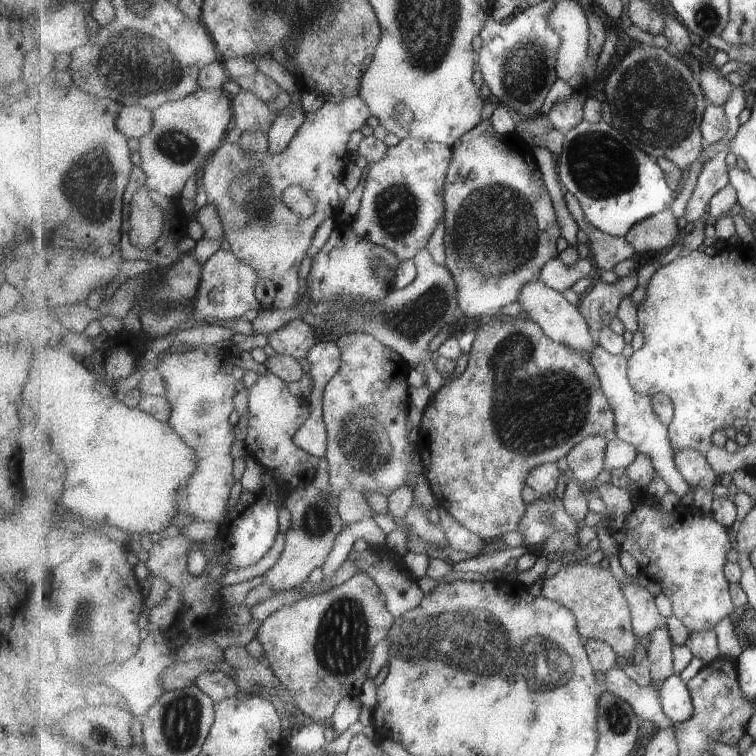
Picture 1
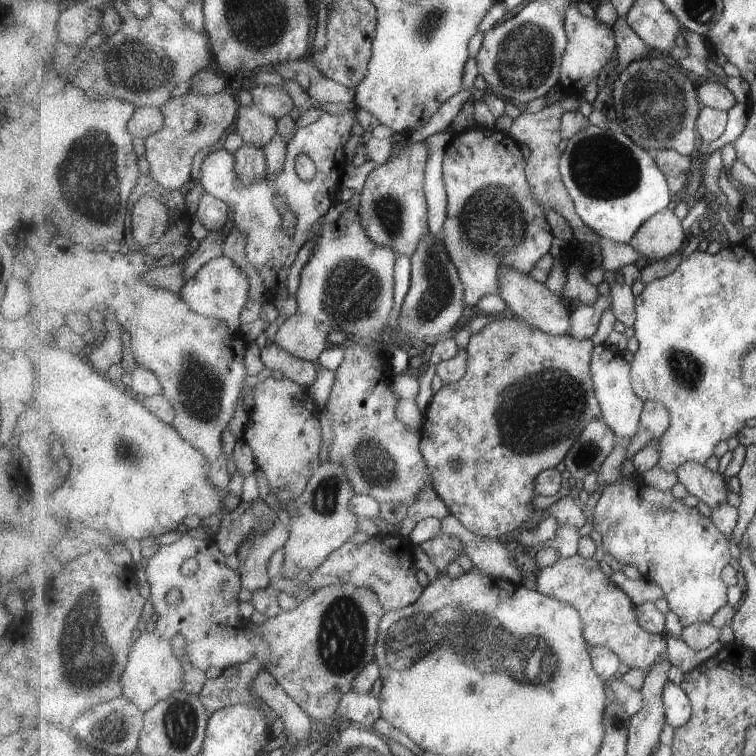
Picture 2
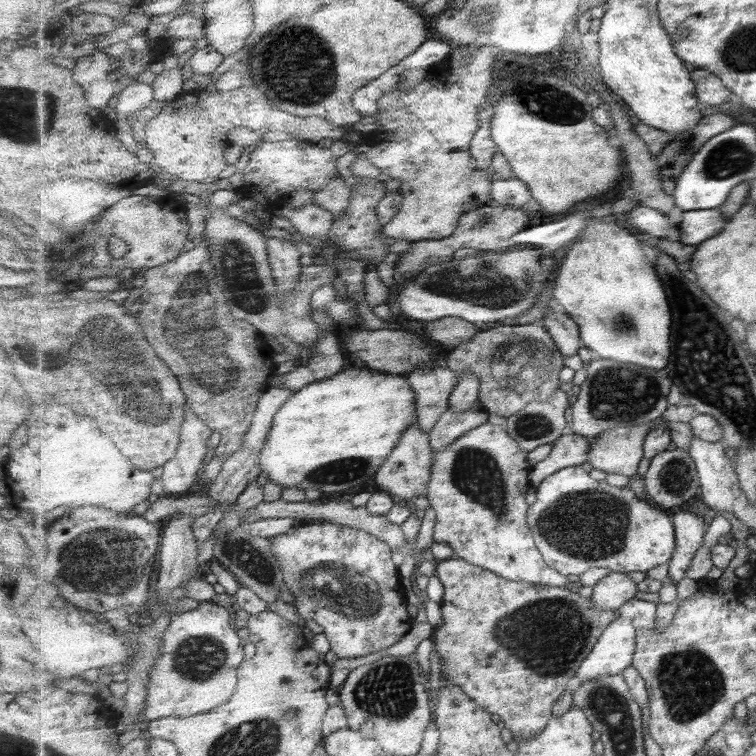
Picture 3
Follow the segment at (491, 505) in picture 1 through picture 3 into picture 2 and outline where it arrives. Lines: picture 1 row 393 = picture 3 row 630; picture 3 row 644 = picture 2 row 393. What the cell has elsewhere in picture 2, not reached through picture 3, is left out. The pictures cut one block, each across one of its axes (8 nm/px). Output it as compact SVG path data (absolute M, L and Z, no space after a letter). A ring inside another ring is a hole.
M508 313L505 314L502 320L493 320L493 322L487 324L478 333L470 337L466 346L468 350L467 374L459 382L444 384L432 395L431 402L424 412L423 427L419 431L421 434L420 449L425 460L428 461L428 467L434 480L433 490L449 508L450 513L460 518L471 532L485 538L500 539L503 536L511 538L514 534L521 531L528 521L535 519L536 515L540 513L537 506L535 506L535 500L533 500L537 495L535 488L536 478L547 469L557 468L557 464L561 460L565 461L566 456L577 442L580 434L585 430L585 427L592 420L602 418L602 408L592 379L594 348L593 340L578 339L567 333L561 336L552 335L531 326L525 319Z

